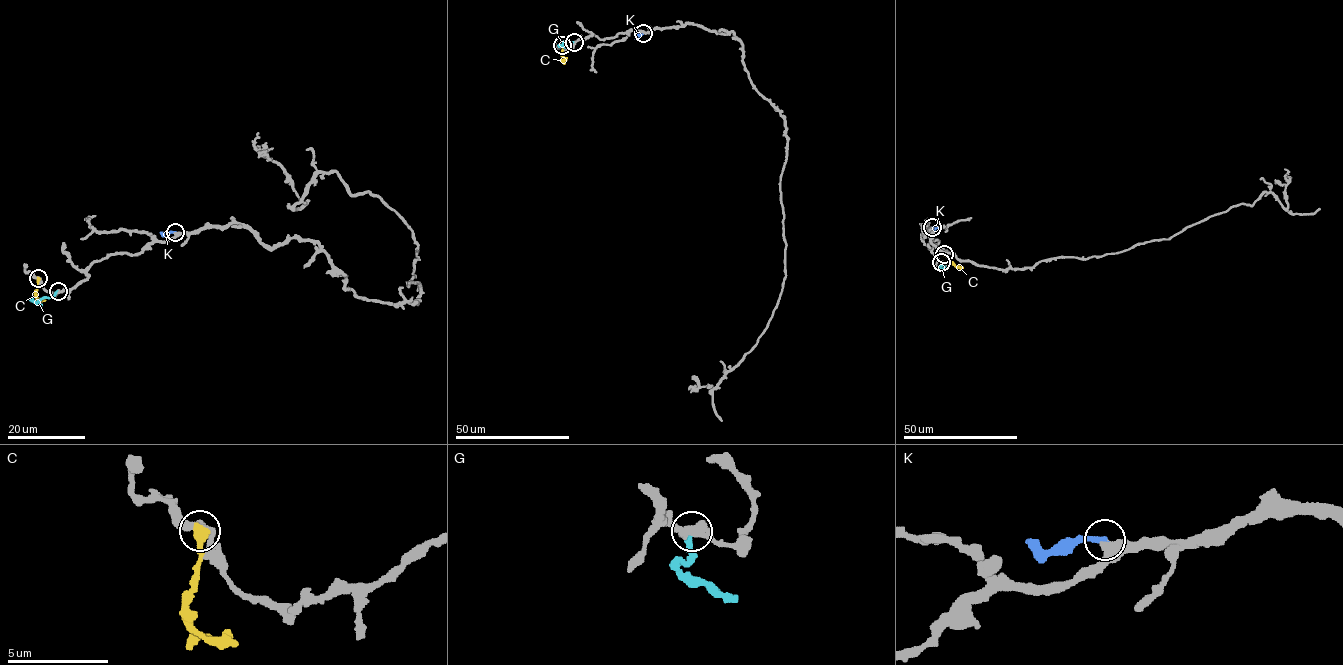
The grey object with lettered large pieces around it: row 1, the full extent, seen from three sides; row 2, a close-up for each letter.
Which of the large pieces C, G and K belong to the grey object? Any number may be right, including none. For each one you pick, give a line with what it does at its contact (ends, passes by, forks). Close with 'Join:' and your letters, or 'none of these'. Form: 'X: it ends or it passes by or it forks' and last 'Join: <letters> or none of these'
K: it ends
Join: K

